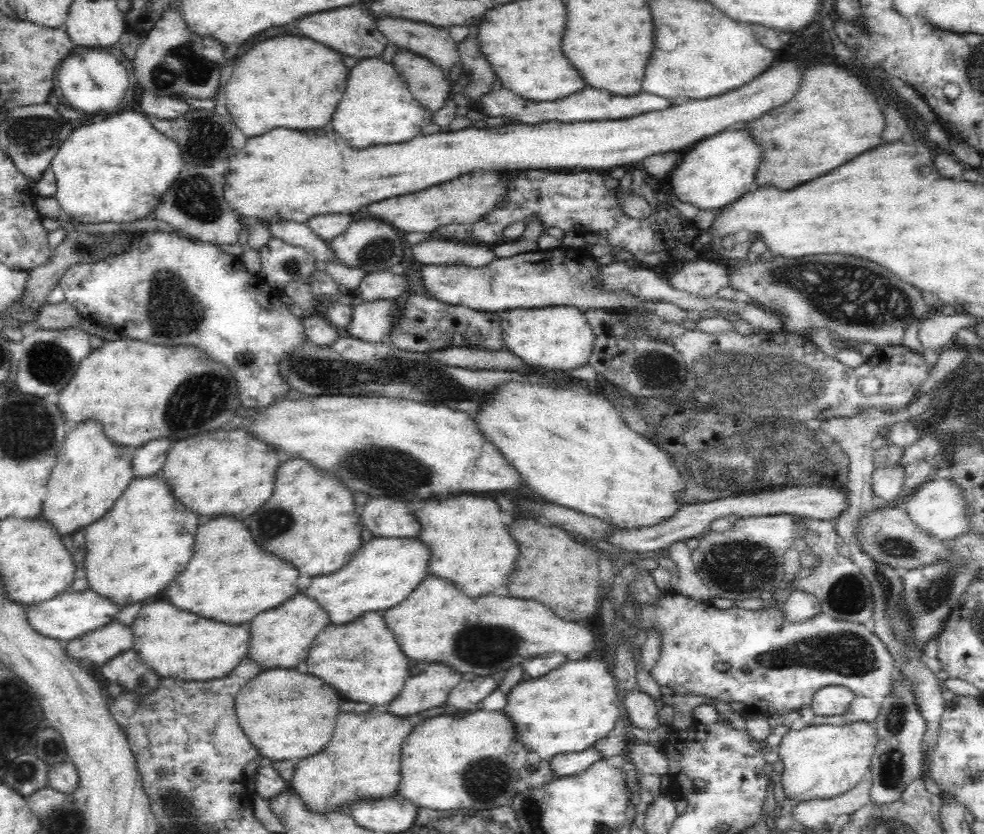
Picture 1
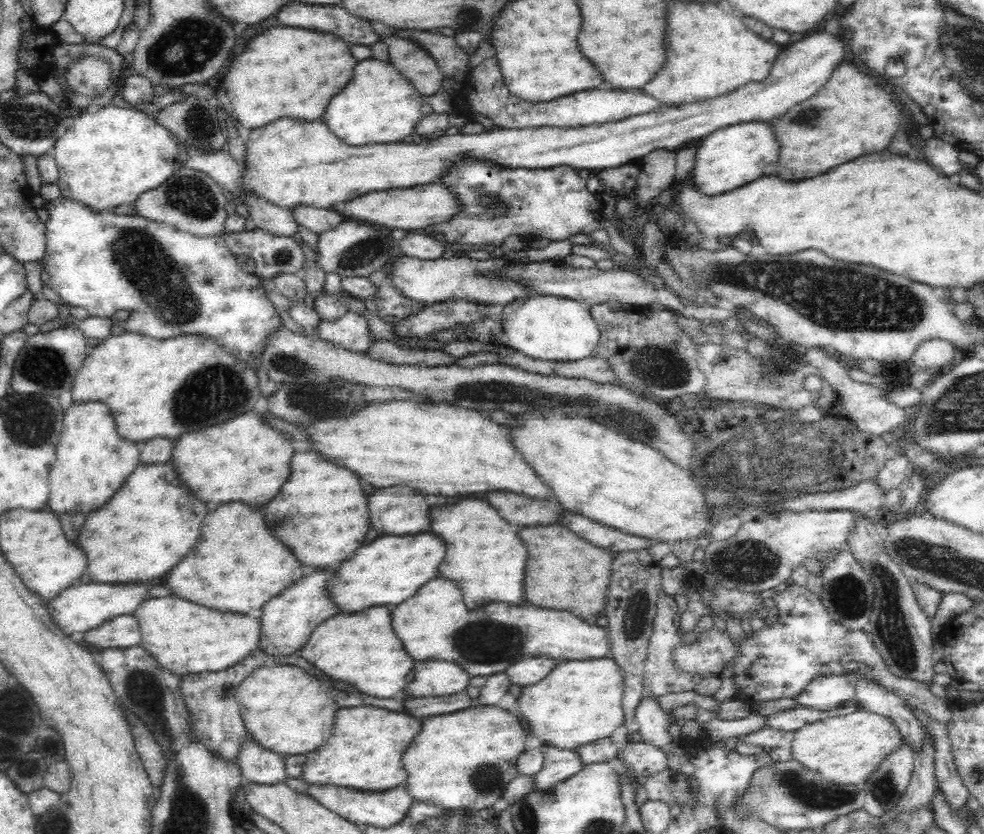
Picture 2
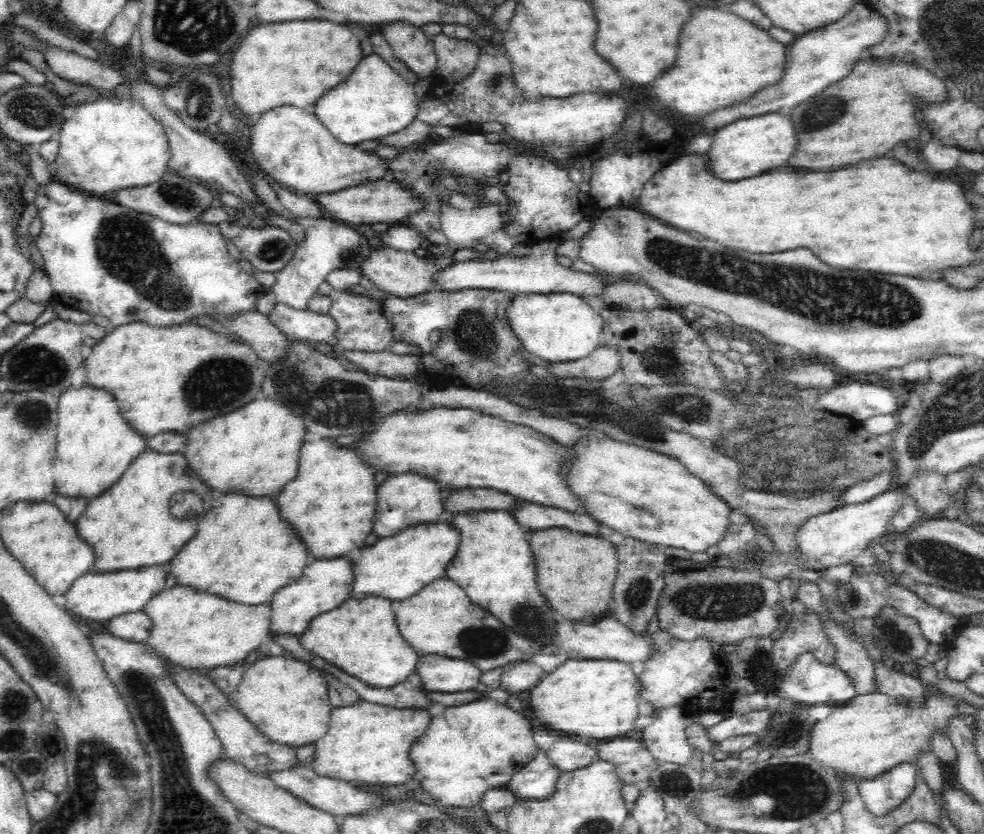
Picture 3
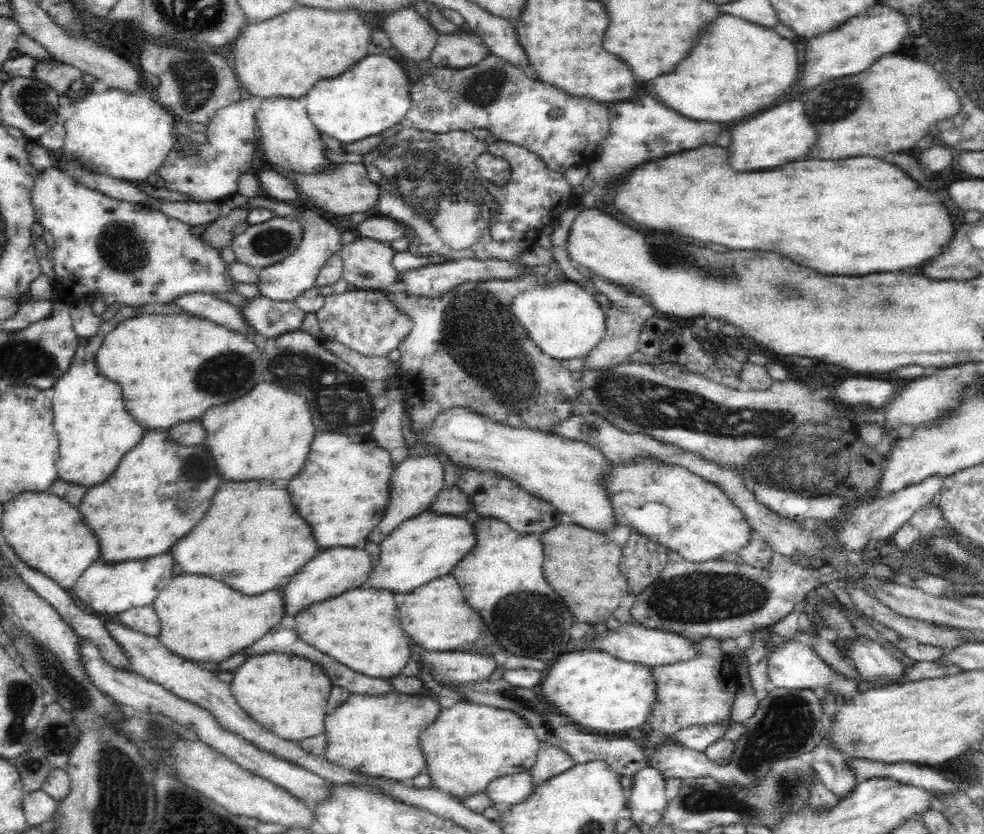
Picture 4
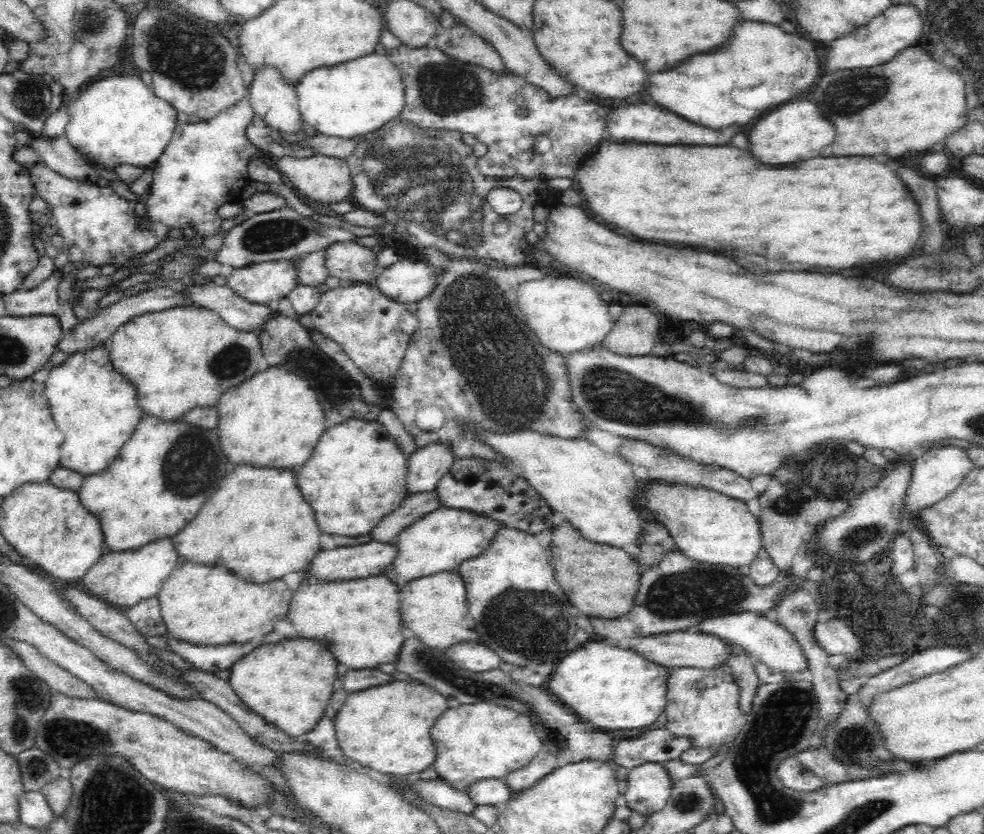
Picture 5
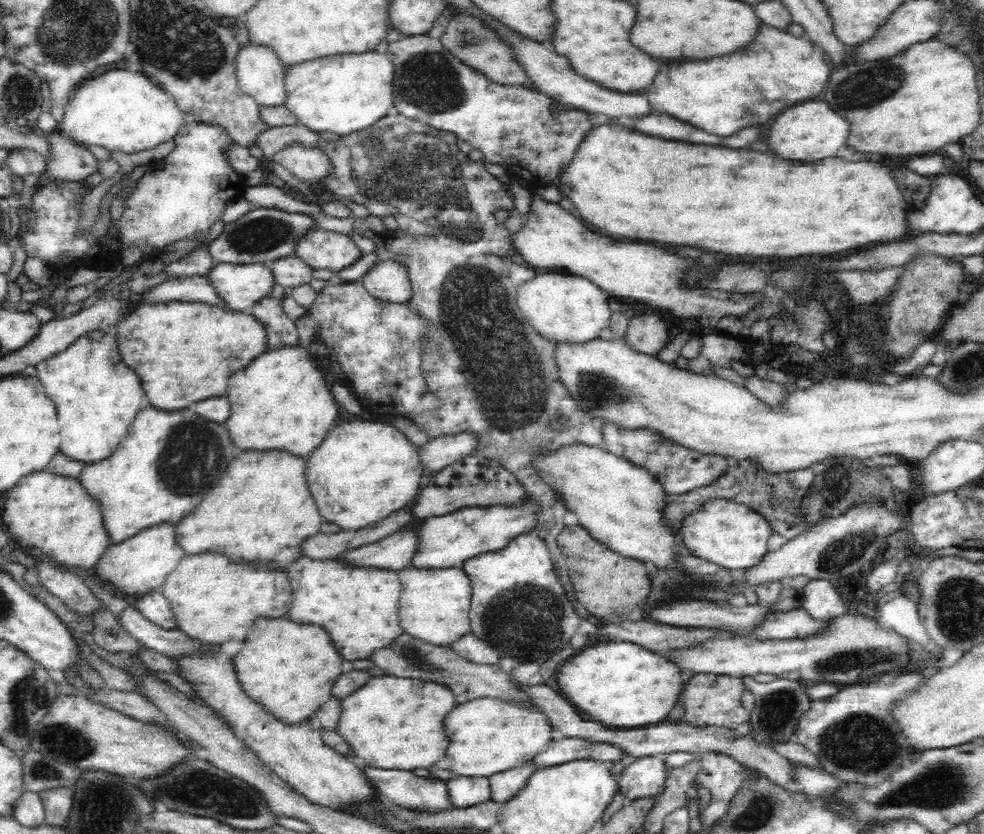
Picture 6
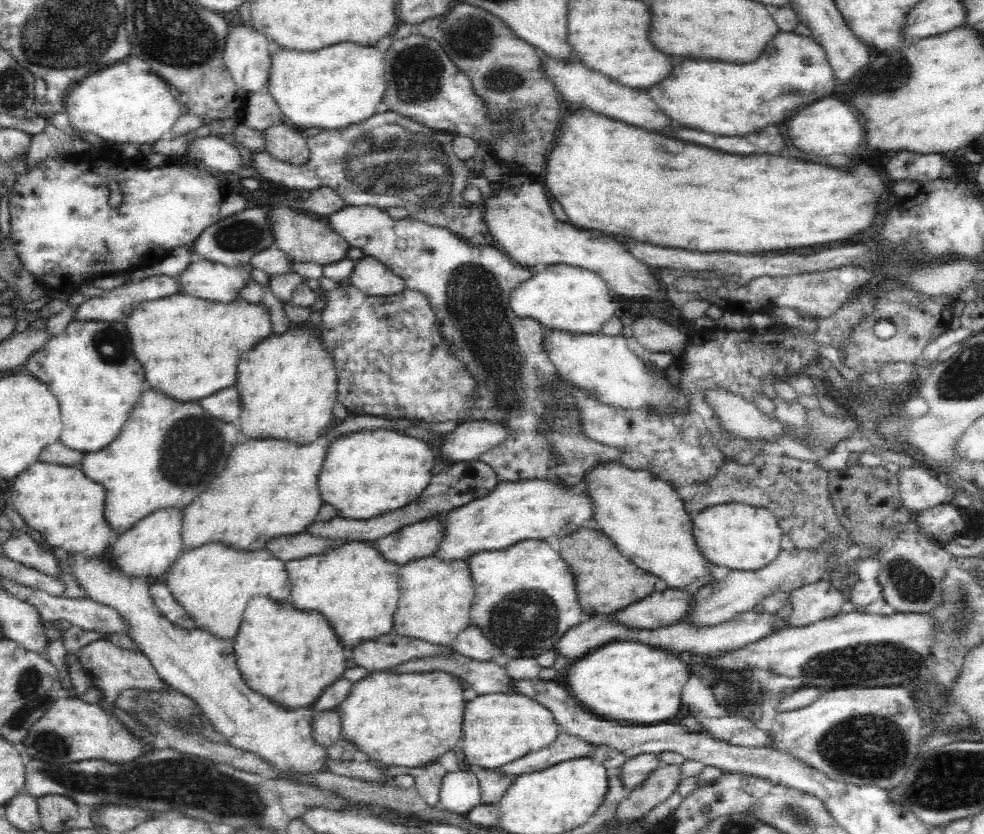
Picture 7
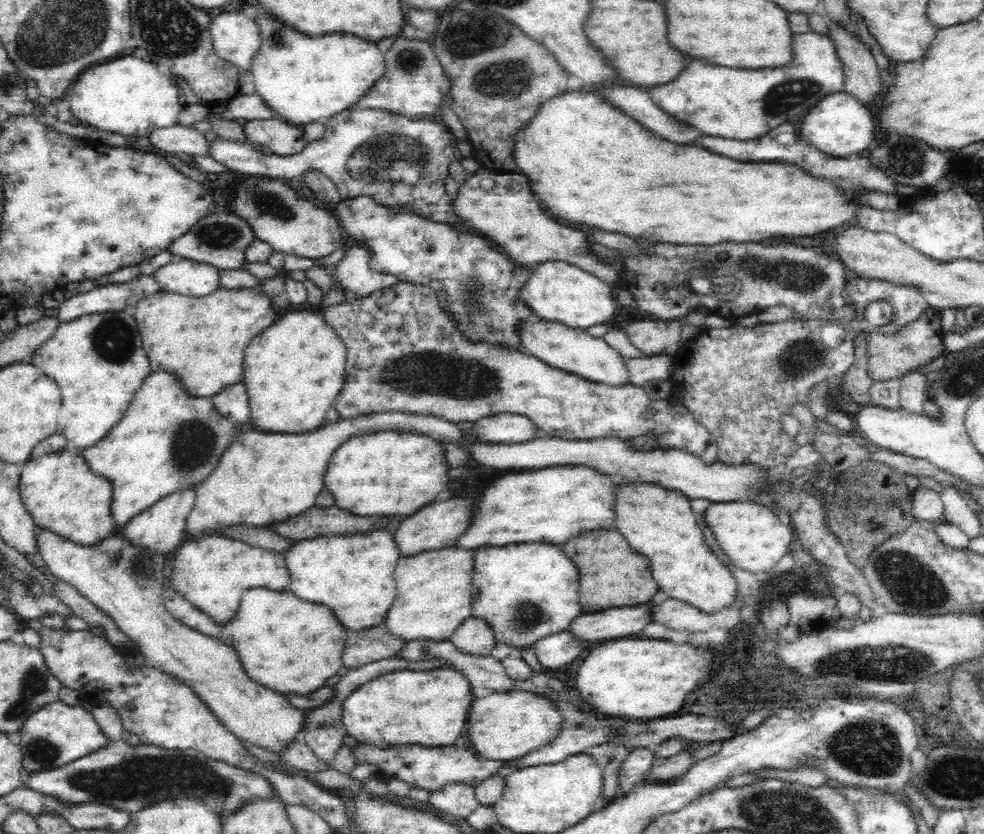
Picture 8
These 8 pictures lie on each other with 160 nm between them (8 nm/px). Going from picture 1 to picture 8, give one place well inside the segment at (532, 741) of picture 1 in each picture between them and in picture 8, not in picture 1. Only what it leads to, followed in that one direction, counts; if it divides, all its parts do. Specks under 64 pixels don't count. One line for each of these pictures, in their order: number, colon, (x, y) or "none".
2: (595, 686)
3: (596, 699)
4: (602, 694)
5: (612, 687)
6: (620, 684)
7: (629, 682)
8: (611, 671)

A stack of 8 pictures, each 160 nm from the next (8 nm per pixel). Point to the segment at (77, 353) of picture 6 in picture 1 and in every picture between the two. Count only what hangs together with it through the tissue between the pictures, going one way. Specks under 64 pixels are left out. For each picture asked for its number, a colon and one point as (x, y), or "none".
1: (91, 472)
2: (92, 461)
3: (95, 445)
4: (95, 429)
5: (96, 409)

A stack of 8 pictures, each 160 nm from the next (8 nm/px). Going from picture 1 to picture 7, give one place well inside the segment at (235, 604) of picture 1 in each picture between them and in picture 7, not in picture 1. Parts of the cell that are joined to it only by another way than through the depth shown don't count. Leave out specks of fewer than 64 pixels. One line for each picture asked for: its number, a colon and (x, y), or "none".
2: (236, 566)
3: (244, 552)
4: (251, 539)
5: (258, 523)
6: (261, 510)
7: (269, 488)

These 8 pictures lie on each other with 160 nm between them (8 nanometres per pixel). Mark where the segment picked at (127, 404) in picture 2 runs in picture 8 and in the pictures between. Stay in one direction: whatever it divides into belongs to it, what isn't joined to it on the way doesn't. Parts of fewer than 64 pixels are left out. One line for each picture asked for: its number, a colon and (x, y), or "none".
3: (143, 366)
4: (170, 367)
5: (186, 356)
6: (183, 351)
7: (189, 347)
8: (202, 339)

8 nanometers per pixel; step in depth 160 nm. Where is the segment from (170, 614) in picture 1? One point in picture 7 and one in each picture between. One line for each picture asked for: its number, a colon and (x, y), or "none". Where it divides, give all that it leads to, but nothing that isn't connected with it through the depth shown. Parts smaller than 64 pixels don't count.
2: (184, 638)
3: (200, 631)
4: (201, 619)
5: (199, 606)
6: (215, 599)
7: (213, 582)

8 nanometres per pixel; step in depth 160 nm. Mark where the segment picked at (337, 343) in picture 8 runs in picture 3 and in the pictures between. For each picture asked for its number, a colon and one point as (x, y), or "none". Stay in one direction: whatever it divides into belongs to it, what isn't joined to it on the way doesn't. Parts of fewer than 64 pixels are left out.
3: (256, 452)
4: (267, 435)
5: (274, 420)
6: (280, 401)
7: (288, 382)

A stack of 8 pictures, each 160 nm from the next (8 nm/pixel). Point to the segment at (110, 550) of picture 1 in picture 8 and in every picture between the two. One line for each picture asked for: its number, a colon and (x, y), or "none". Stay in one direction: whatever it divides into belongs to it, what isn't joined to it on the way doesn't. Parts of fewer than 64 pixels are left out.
2: (152, 521)
3: (129, 526)
4: (140, 511)
5: (164, 472)
6: (167, 462)
7: (168, 451)
8: (167, 440)

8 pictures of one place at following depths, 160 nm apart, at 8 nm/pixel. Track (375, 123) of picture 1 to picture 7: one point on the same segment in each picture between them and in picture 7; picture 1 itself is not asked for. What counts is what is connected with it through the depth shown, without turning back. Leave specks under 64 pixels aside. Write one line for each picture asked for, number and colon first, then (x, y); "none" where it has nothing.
2: (379, 105)
3: (375, 100)
4: (374, 94)
5: (356, 97)
6: (338, 94)
7: (341, 84)

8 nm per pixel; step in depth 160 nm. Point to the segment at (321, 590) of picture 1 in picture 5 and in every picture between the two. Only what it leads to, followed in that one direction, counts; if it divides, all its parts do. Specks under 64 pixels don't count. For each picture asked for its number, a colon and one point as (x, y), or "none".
2: (391, 568)
3: (396, 567)
4: (427, 546)
5: (439, 541)

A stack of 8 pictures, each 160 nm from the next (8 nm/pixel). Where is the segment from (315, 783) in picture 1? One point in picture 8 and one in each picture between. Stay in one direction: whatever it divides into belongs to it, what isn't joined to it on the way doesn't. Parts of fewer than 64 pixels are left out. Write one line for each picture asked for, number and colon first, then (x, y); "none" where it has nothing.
2: (365, 750)
3: (369, 743)
4: (379, 734)
5: (386, 728)
6: (397, 723)
7: (409, 719)
8: (431, 707)

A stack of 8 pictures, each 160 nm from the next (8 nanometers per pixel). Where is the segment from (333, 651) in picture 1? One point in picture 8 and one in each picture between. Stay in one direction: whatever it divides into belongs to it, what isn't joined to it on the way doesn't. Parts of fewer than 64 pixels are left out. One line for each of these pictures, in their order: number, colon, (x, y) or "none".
2: (361, 649)
3: (361, 636)
4: (359, 628)
5: (358, 620)
6: (358, 606)
7: (354, 586)
8: (352, 574)

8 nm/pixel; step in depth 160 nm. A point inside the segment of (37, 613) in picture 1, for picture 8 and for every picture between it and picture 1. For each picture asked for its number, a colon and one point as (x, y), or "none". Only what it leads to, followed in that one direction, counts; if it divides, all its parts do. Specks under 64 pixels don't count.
2: (85, 605)
3: (93, 596)
4: (104, 588)
5: (123, 579)
6: (139, 564)
7: (147, 549)
8: (161, 527)

